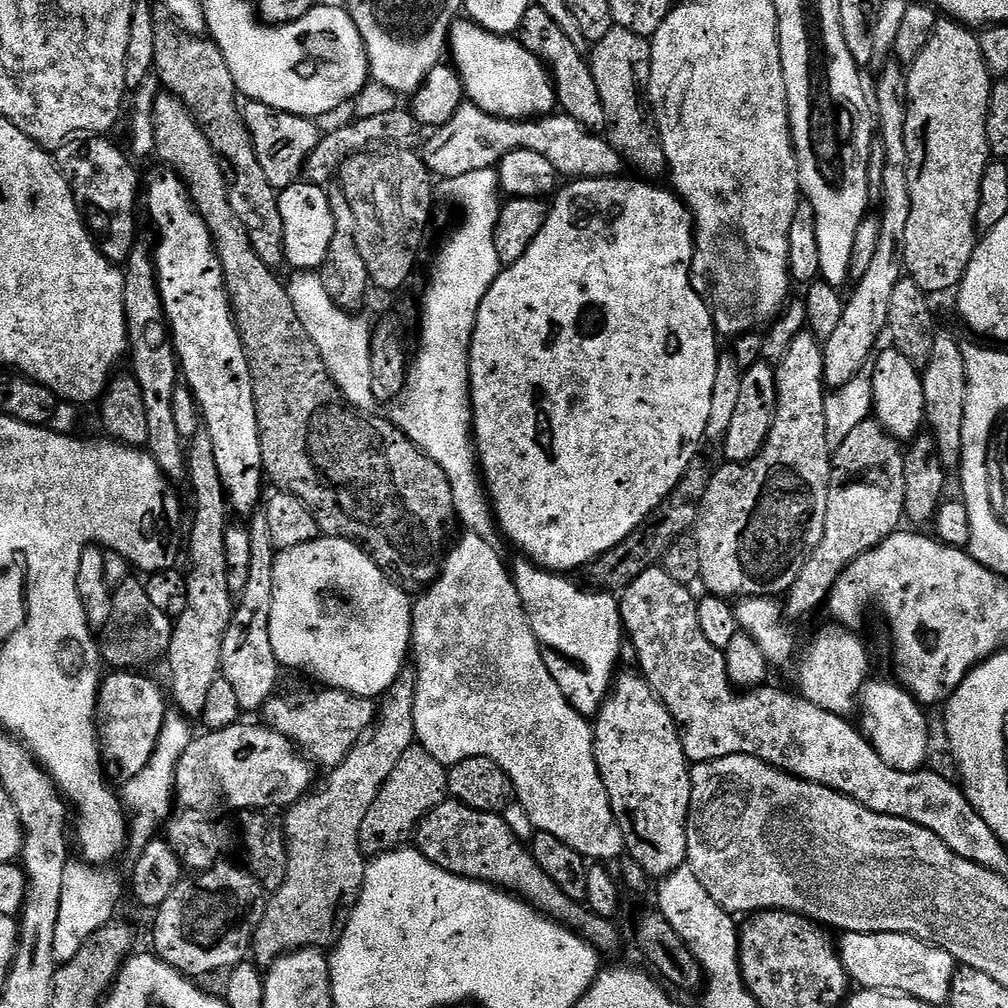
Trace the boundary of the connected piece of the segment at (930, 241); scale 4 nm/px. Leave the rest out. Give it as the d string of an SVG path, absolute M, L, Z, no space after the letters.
M951 18L937 19L926 48L918 54L907 73L906 154L910 212L902 237L902 264L910 279L924 292L951 293L959 289L960 280L978 243L976 211L980 205L984 171L990 163L986 120L994 78L982 58L979 35L971 27Z

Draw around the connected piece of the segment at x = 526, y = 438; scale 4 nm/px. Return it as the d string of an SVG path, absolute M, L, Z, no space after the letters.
M605 178L603 180L573 179L571 182L555 193L548 209L548 216L544 219L542 230L534 238L530 250L518 258L518 262L507 265L497 276L496 281L490 286L486 298L482 298L482 306L478 310L478 318L474 326L474 338L470 346L470 358L468 359L468 386L472 393L472 431L474 433L474 451L478 457L478 468L482 473L483 483L486 485L487 495L490 497L490 508L494 513L494 519L502 533L503 539L508 540L516 548L521 548L523 555L539 568L545 568L547 572L561 574L575 573L575 568L583 569L592 563L606 550L618 546L627 536L637 528L644 519L659 506L674 490L674 486L682 478L682 474L689 468L693 460L697 459L700 443L705 443L710 422L710 397L714 390L714 374L718 370L718 362L721 353L716 352L716 340L718 333L712 325L712 311L704 297L697 294L692 285L692 249L694 247L694 225L692 213L684 201L676 195L675 191L667 187L659 188L659 183L645 182L643 179L624 180L625 178Z

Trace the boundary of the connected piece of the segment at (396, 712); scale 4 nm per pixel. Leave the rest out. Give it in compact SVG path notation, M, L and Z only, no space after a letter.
M405 670L384 693L382 711L370 735L361 739L359 744L355 744L349 750L348 757L337 768L327 773L328 781L321 788L313 787L283 813L284 837L288 843L286 878L280 889L271 893L262 922L252 939L250 956L257 965L271 966L280 956L296 952L300 948L328 950L339 942L345 926L348 925L352 907L356 905L356 900L360 896L360 887L364 884L366 857L360 850L362 818L366 818L366 810L370 810L374 798L378 798L378 790L382 790L386 778L390 778L390 770L398 766L398 758L402 758L402 754L406 754L406 750L417 743L414 726L415 697L416 673Z

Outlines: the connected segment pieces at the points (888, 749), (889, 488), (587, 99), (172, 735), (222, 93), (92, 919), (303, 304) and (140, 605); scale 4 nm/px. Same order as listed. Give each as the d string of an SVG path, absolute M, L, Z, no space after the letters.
M875 680L865 684L858 697L858 704L862 712L864 708L862 728L869 744L880 755L882 762L886 762L886 766L894 766L894 770L903 772L921 771L927 765L924 763L928 760L928 720L924 717L925 709L899 683L883 684L882 681Z
M874 418L854 426L854 430L846 437L842 446L835 448L832 454L832 473L828 483L828 497L826 498L826 522L820 544L804 557L798 578L789 586L782 608L785 613L792 616L806 616L816 607L823 605L828 599L836 580L866 550L878 546L901 527L904 520L904 482L902 479L902 466L904 454L901 441L895 440L886 429Z
M537 6L530 7L522 14L518 39L526 50L542 54L550 69L550 75L556 86L556 99L563 115L574 118L588 131L599 133L607 125L606 110L602 106L602 98L598 94L598 82L594 82L592 65L573 42L570 42L562 27L545 10Z
M176 710L169 711L167 718L162 722L162 732L158 734L158 746L154 746L154 754L150 754L150 762L146 762L146 770L134 774L134 778L123 781L122 800L130 817L130 836L133 841L147 842L157 839L159 832L156 831L159 828L161 831L162 825L173 811L178 762L186 746L190 746L194 739L194 731L192 732L188 724L191 724L189 717Z
M160 18L154 26L154 62L156 63L154 76L164 83L163 91L171 92L188 107L192 117L206 134L210 146L223 161L226 194L230 198L230 206L234 206L234 214L238 214L238 218L242 218L242 226L246 226L250 246L254 246L254 254L258 254L258 258L262 258L262 262L266 262L268 268L280 270L280 267L285 267L280 198L277 189L272 188L270 182L266 182L266 174L258 162L252 135L248 133L248 127L244 124L241 105L239 103L236 105L238 93L234 74L230 74L230 66L226 66L226 58L222 50L216 45L215 40L207 35L191 36L189 32L183 32L171 18Z
M69 863L62 882L62 902L58 910L58 930L54 930L54 954L57 961L63 962L74 958L78 950L98 930L113 919L116 903L120 900L120 884L108 870L97 870L87 863Z
M302 270L294 275L296 276L292 280L287 281L286 287L306 334L309 334L311 341L318 346L328 373L339 386L341 395L347 398L351 406L371 413L375 409L372 407L377 407L378 404L368 380L373 325L362 318L363 315L342 311L326 293L326 288L317 273Z
M139 579L123 580L112 593L110 618L106 621L106 626L98 632L101 661L109 669L122 672L148 670L155 660L163 661L167 657L172 641L173 623L173 617L162 614L162 610L157 610L151 604Z

